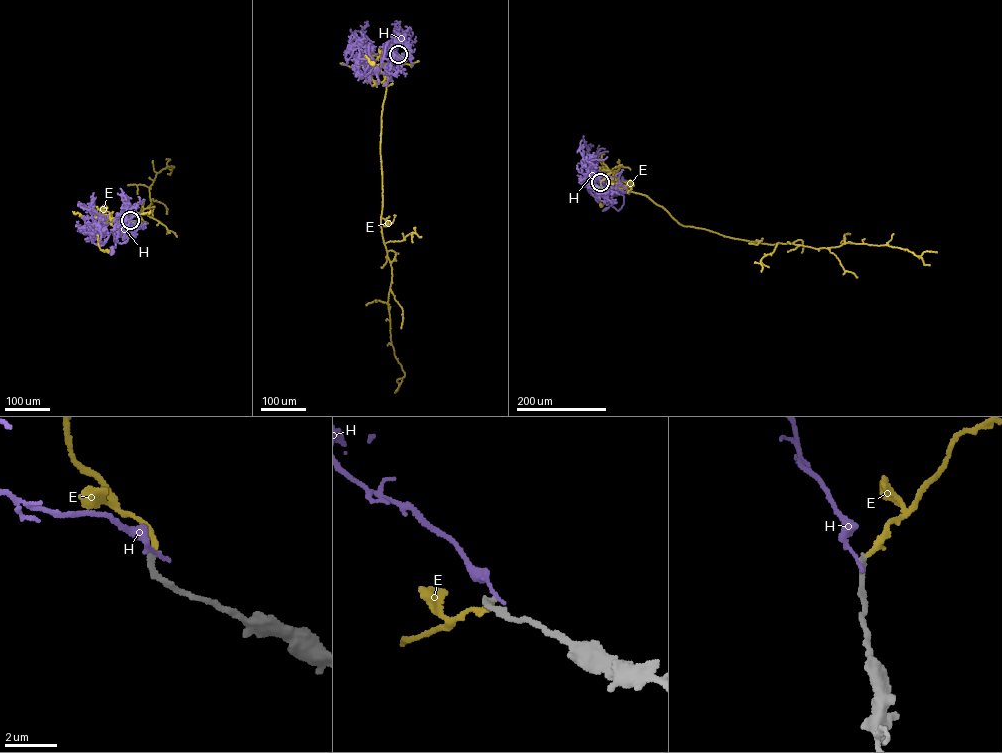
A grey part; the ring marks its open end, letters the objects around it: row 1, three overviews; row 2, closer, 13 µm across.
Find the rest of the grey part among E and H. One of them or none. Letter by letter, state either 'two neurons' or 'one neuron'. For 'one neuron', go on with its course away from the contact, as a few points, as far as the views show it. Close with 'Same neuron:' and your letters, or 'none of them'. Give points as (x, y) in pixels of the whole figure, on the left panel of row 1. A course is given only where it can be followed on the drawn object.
E: one neuron; course (130, 220), (125, 215), (100, 220), (98, 244), (100, 249), (107, 251)
H: two neurons
Same neuron: E

